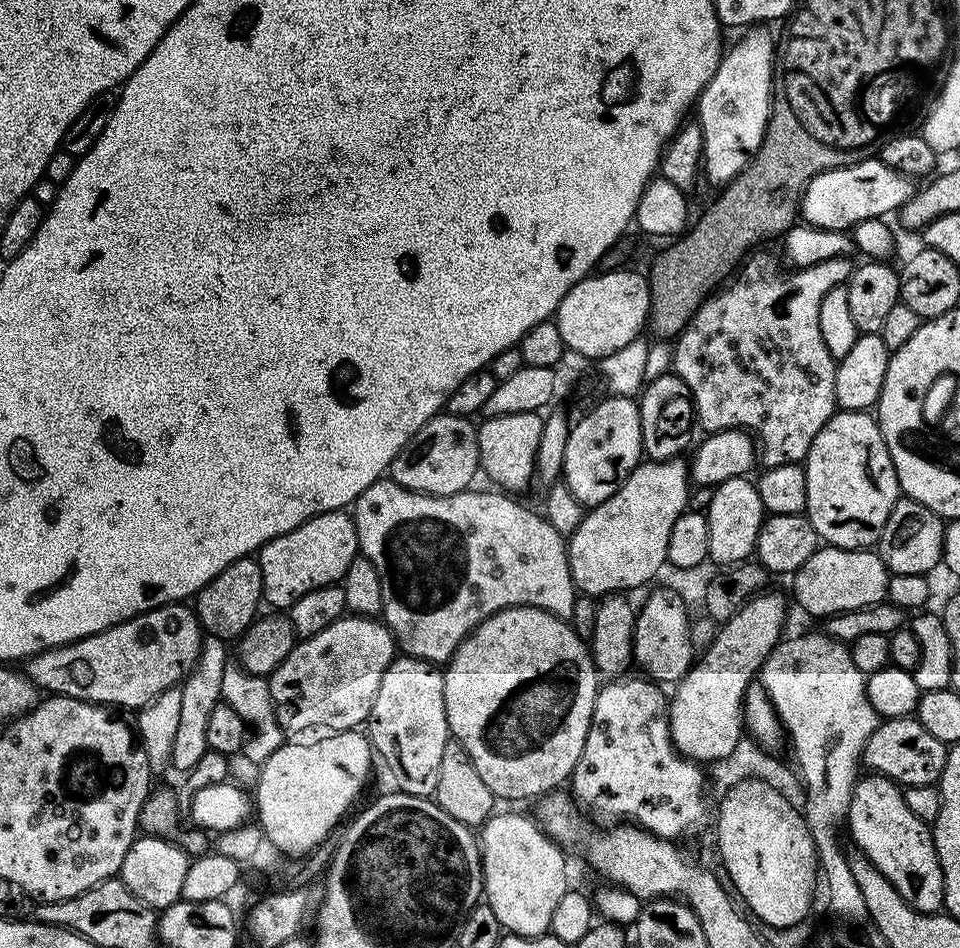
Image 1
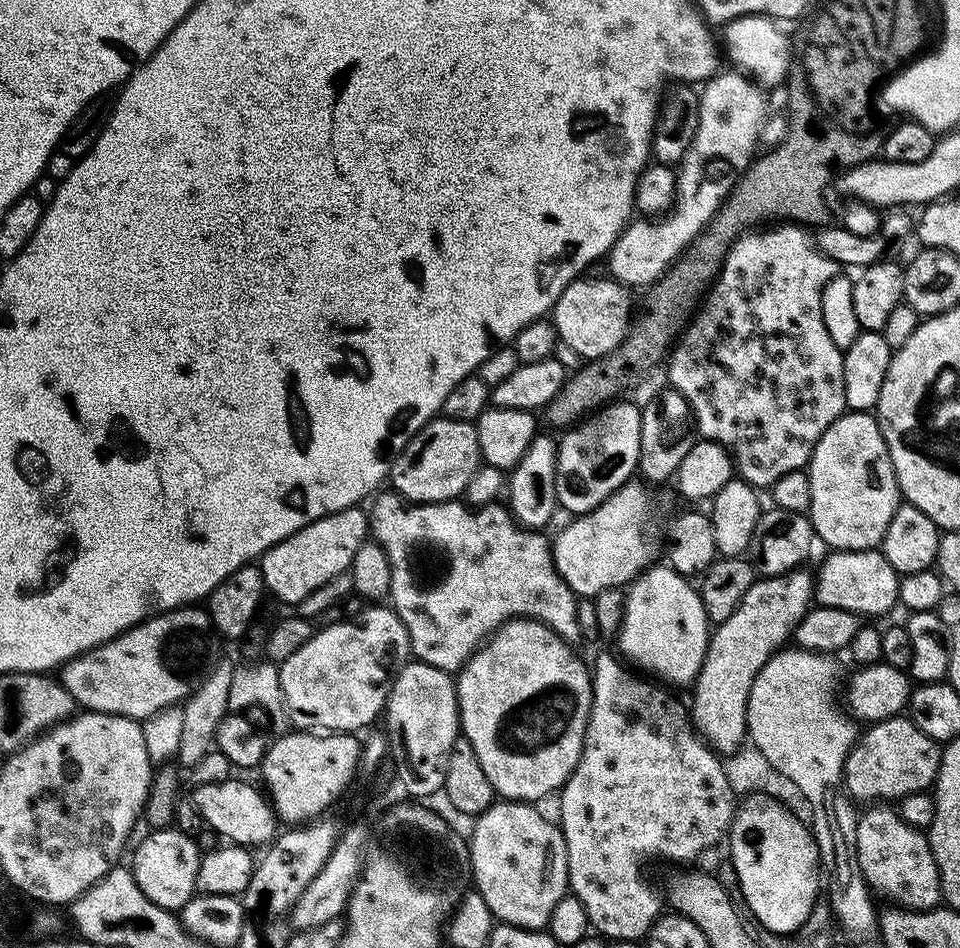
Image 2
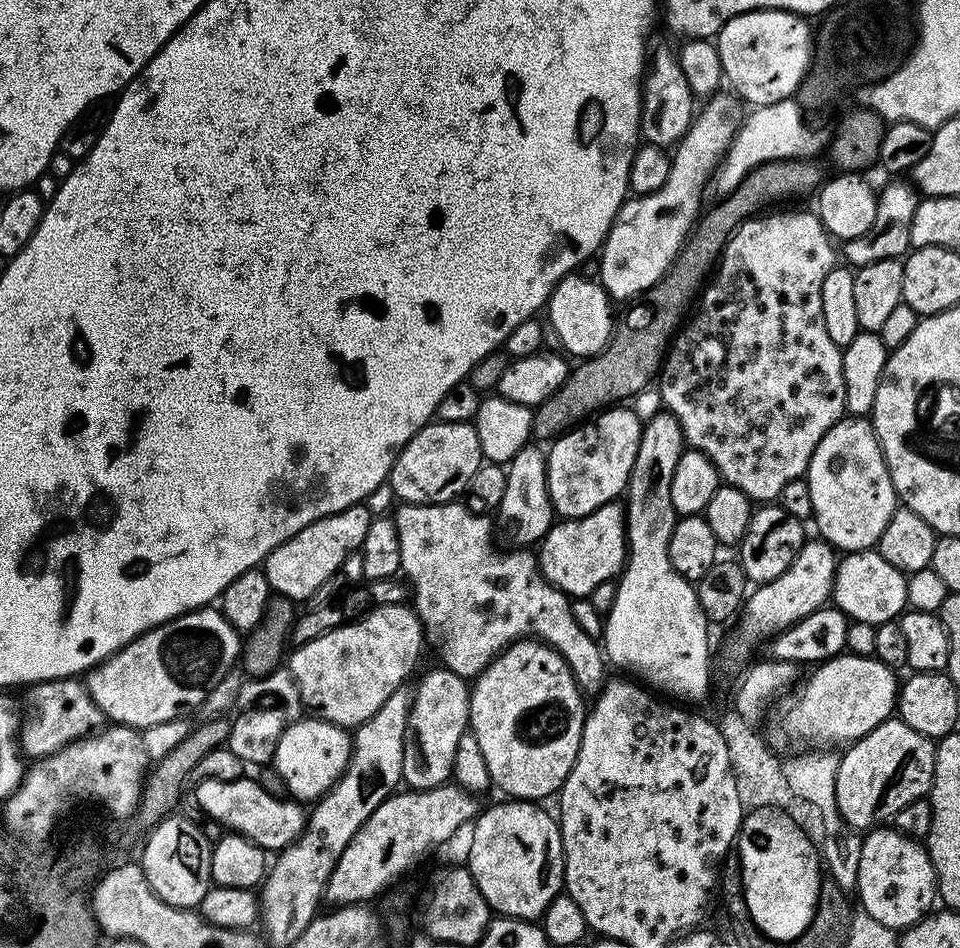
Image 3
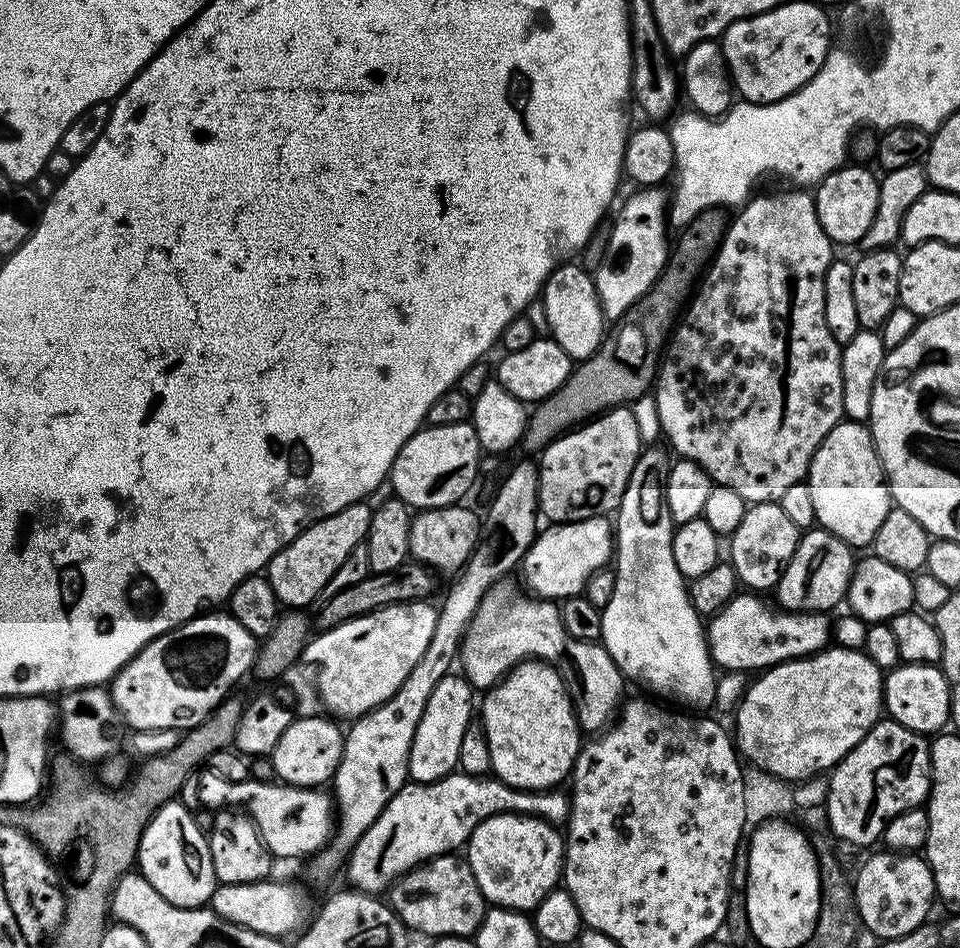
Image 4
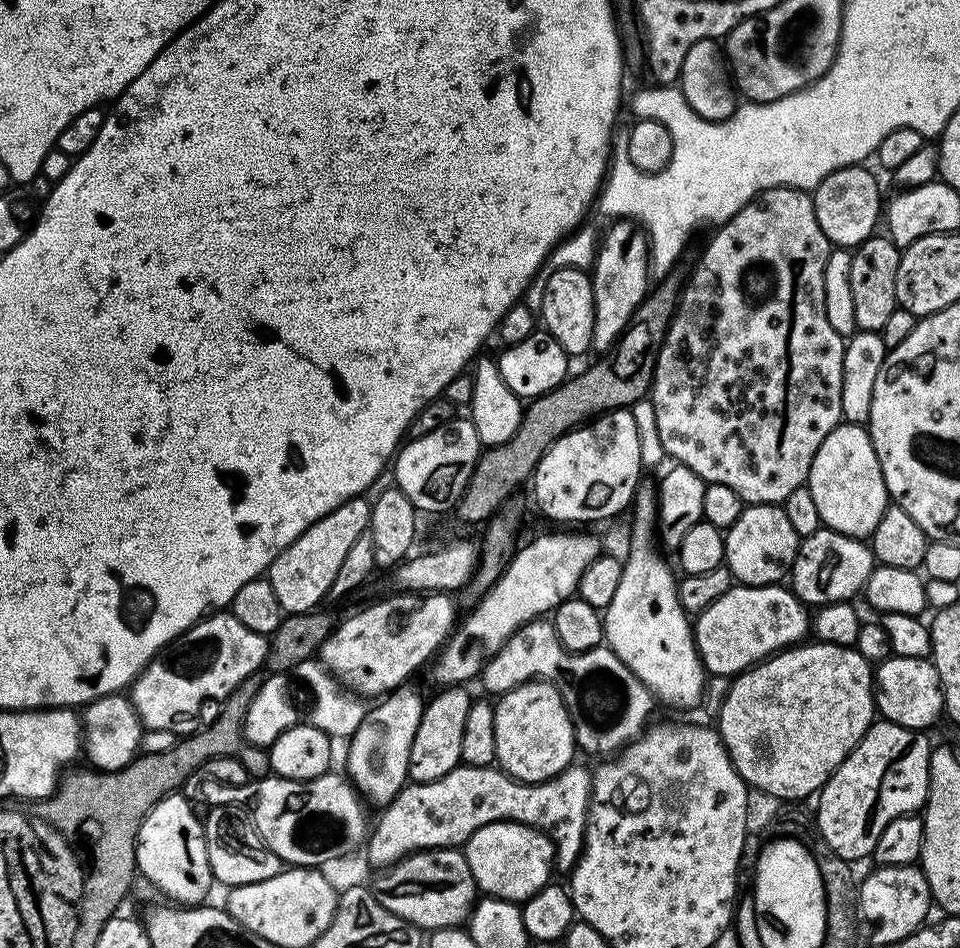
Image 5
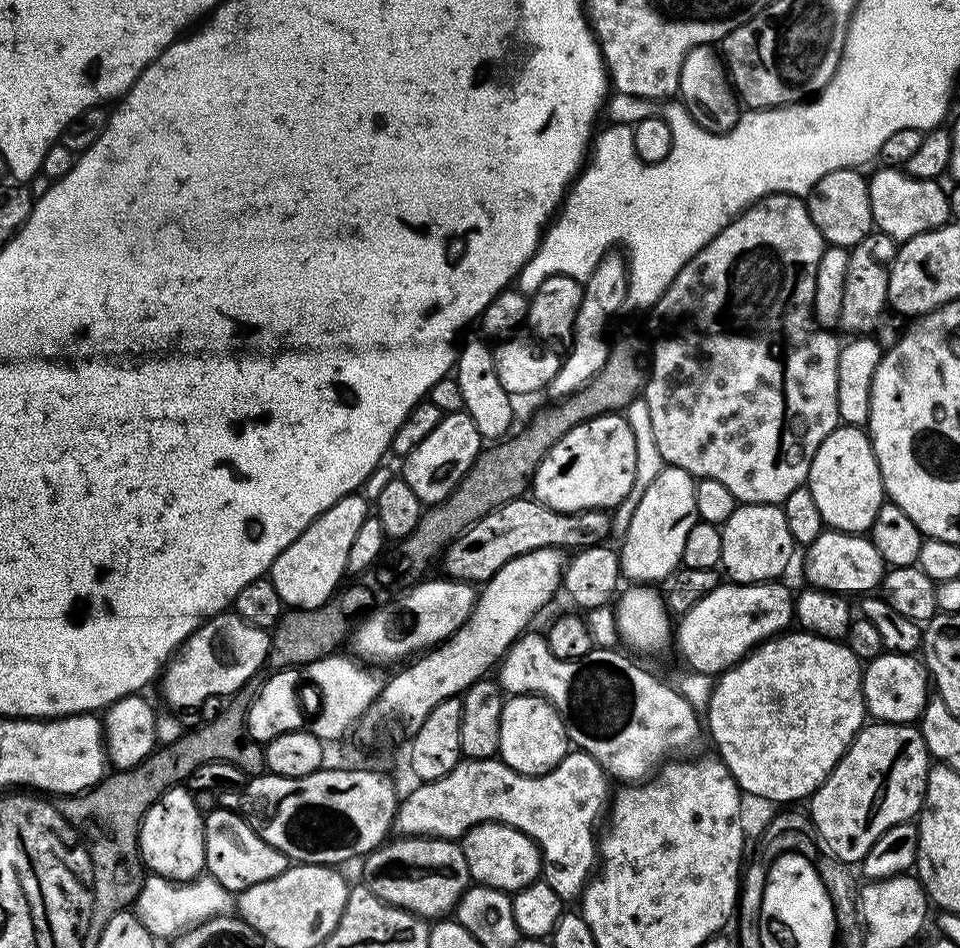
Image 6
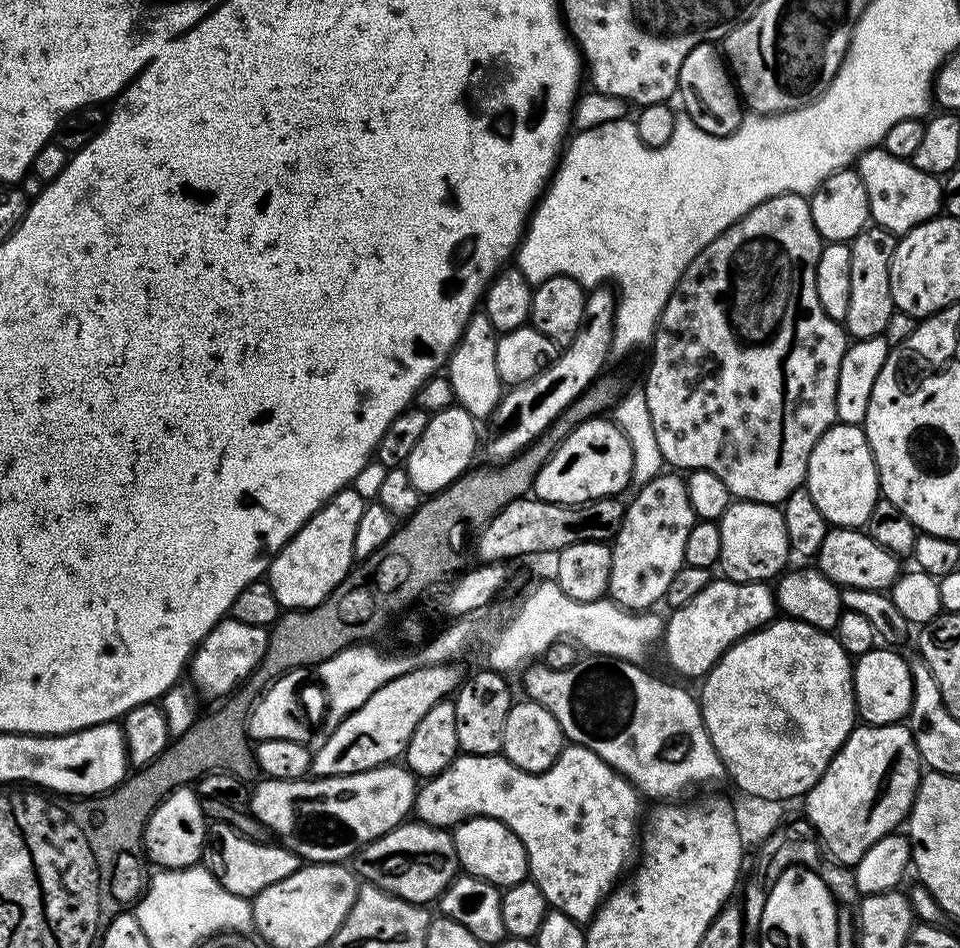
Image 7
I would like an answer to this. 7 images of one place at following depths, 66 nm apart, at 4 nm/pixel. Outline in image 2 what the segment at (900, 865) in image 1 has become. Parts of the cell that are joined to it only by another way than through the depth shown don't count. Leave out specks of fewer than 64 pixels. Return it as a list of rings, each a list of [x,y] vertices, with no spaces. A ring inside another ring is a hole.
[[[872,806],[869,812],[859,813],[856,822],[856,834],[854,837],[854,847],[856,857],[860,863],[860,870],[864,874],[864,879],[868,882],[868,887],[873,893],[881,892],[884,896],[889,896],[889,901],[901,907],[911,908],[913,911],[928,911],[937,907],[941,903],[942,893],[940,891],[940,875],[936,859],[932,853],[932,848],[928,845],[927,835],[921,829],[907,824],[900,816],[899,811],[890,809],[888,806]]]

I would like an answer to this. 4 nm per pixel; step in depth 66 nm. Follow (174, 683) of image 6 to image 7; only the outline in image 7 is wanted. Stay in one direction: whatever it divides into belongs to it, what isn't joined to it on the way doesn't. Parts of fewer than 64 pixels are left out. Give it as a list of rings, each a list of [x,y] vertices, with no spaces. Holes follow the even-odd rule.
[[[231,618],[221,620],[204,635],[204,641],[196,645],[196,650],[190,657],[191,683],[208,696],[227,697],[233,689],[243,684],[262,662],[268,649],[268,633],[269,629],[246,626],[246,622]]]

